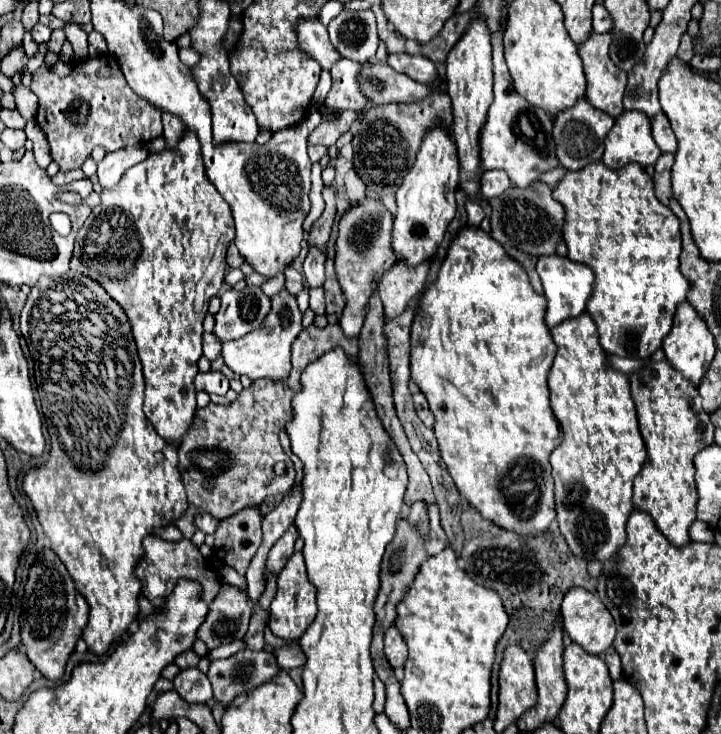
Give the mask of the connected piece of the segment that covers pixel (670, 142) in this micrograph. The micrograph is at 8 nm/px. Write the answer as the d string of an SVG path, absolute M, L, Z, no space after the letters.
M663 112L659 116L655 116L655 120L651 120L653 124L653 138L657 142L657 146L661 148L661 152L675 152L677 150L677 138L669 126L667 116L663 116Z

